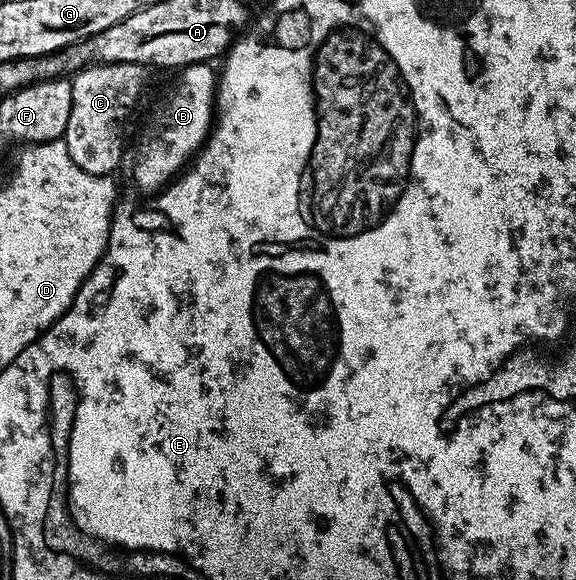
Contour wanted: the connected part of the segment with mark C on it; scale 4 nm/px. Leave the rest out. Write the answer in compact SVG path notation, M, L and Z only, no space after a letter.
M96 62L78 70L70 79L73 88L73 108L69 108L69 124L65 124L63 142L69 148L69 156L77 168L96 176L111 176L119 165L124 165L125 150L123 145L127 142L127 121L147 86L148 67L128 62Z

